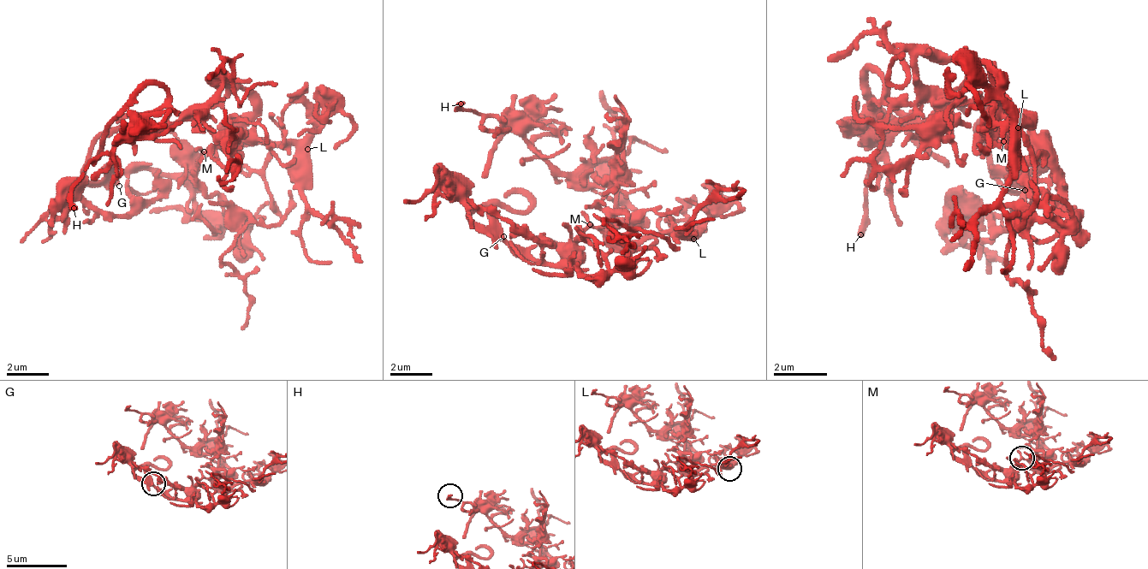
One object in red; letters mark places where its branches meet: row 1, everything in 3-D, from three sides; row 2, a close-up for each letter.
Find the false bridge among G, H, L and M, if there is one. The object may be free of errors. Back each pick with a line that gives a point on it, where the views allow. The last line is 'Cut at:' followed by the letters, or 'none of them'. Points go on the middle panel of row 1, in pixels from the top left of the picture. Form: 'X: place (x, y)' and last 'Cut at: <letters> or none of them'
Cut at: none of them

